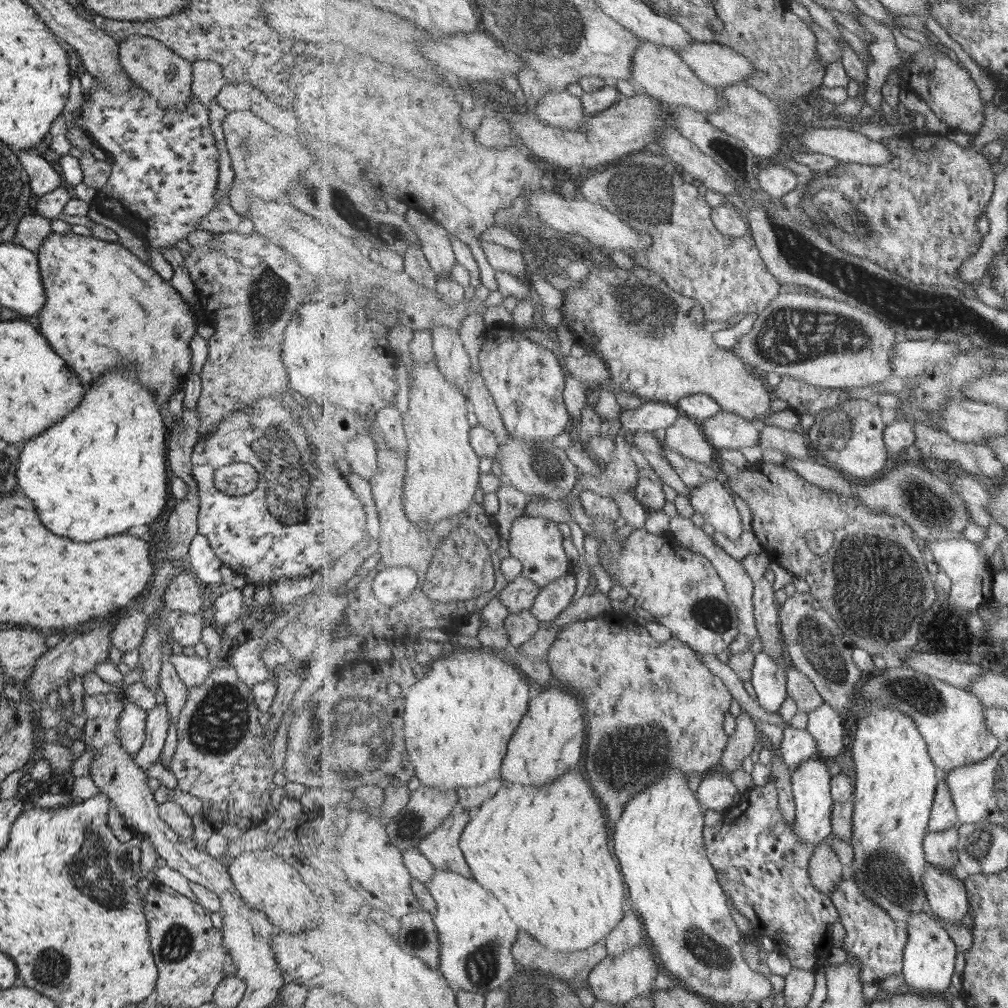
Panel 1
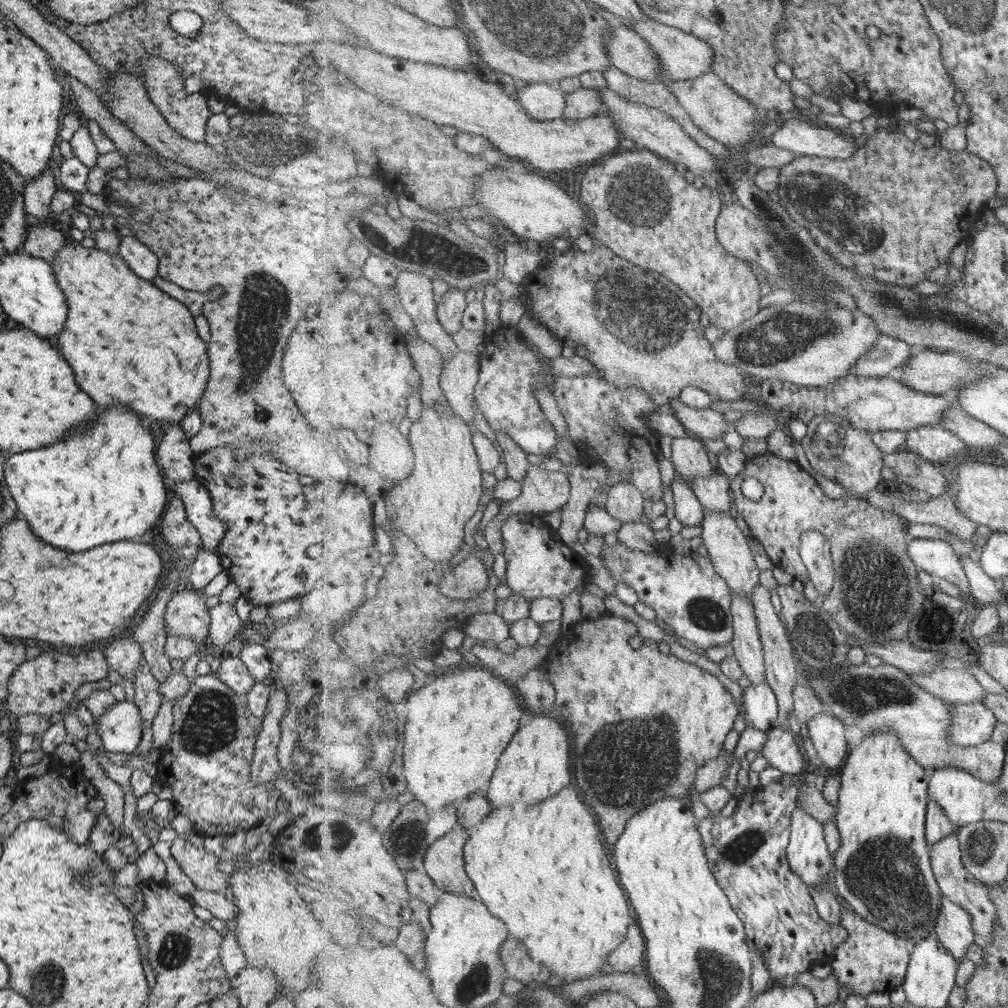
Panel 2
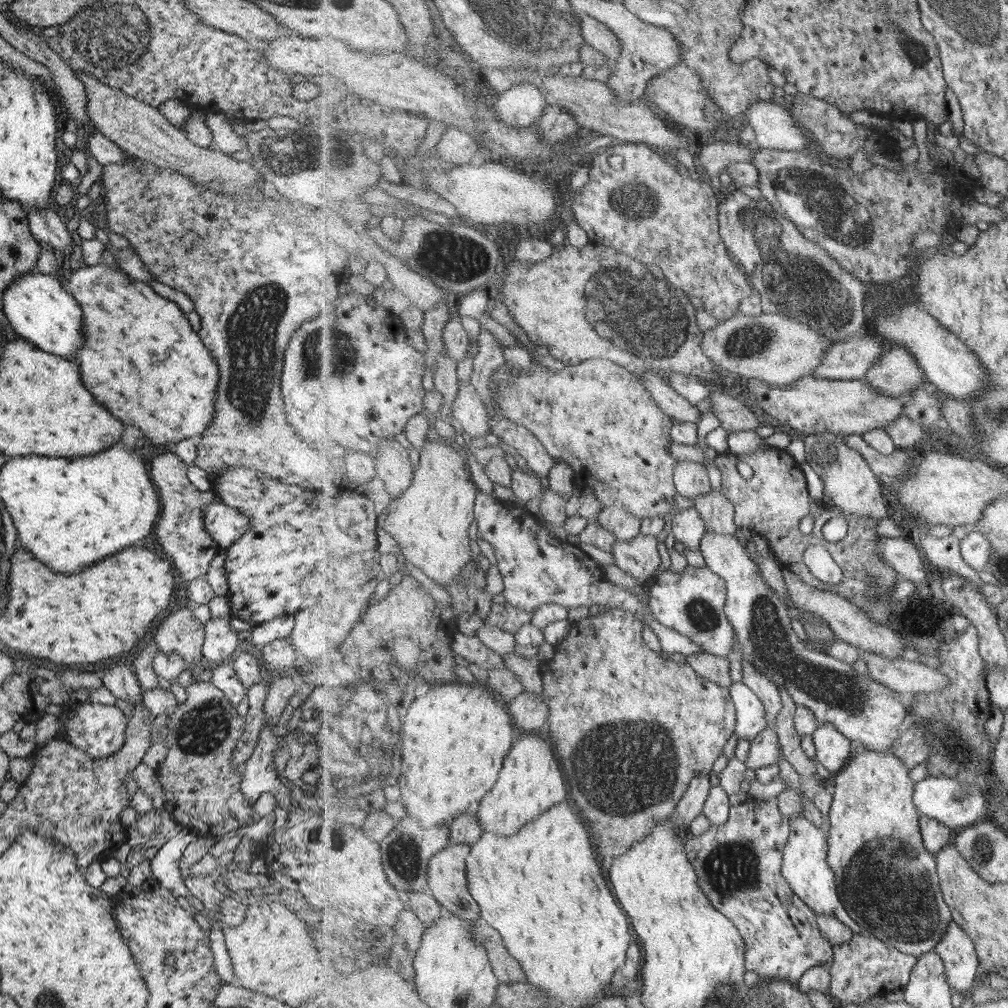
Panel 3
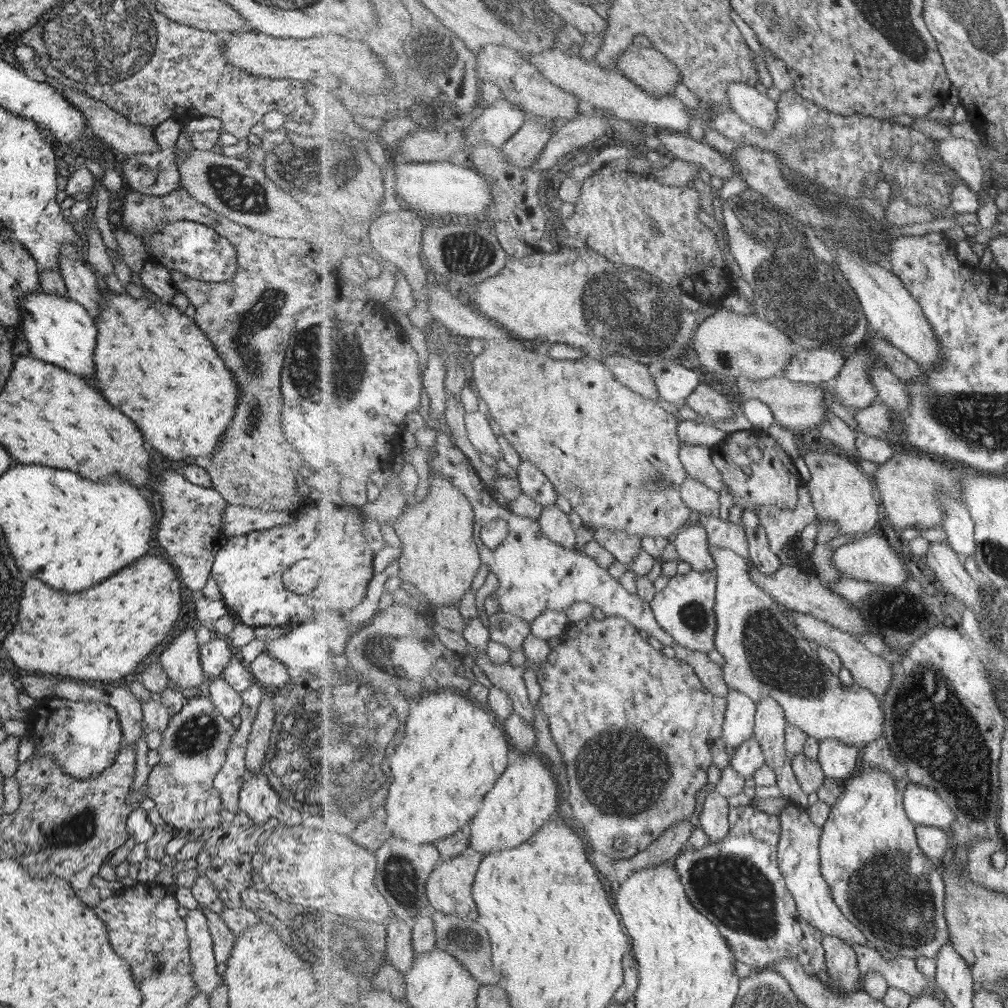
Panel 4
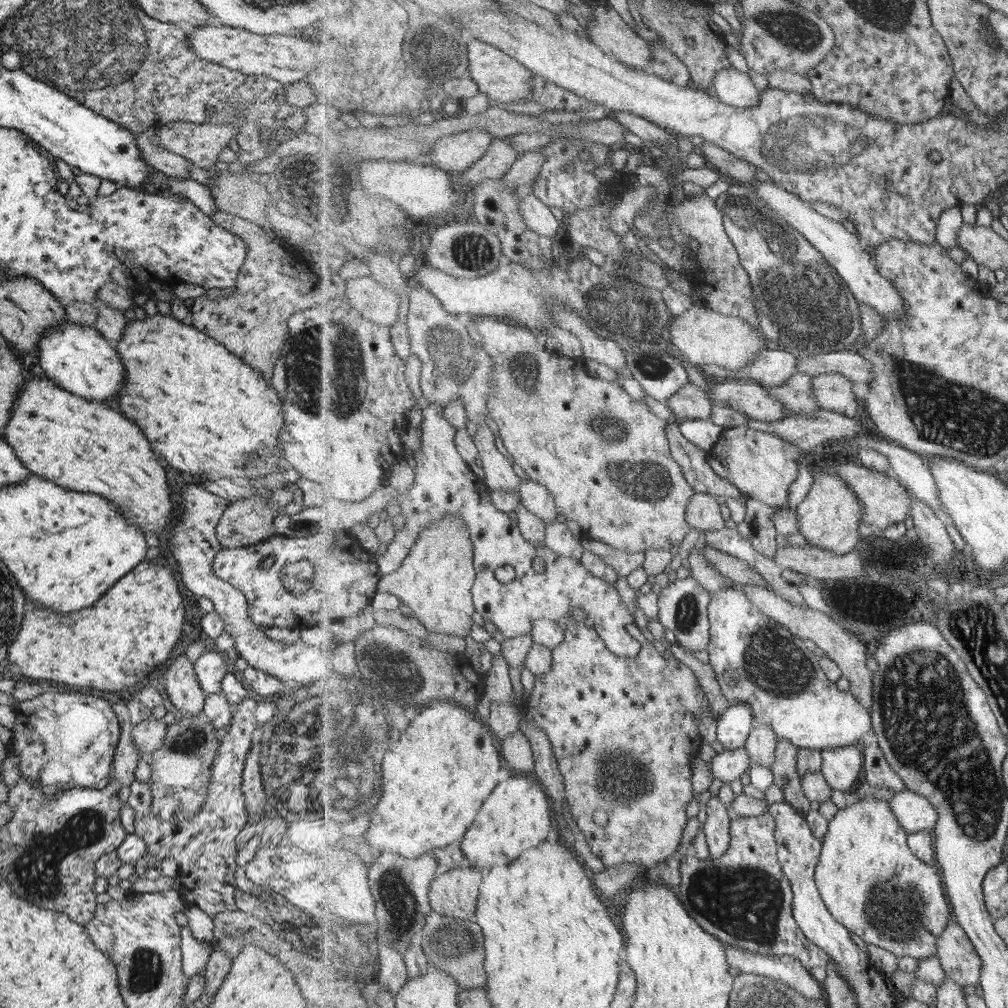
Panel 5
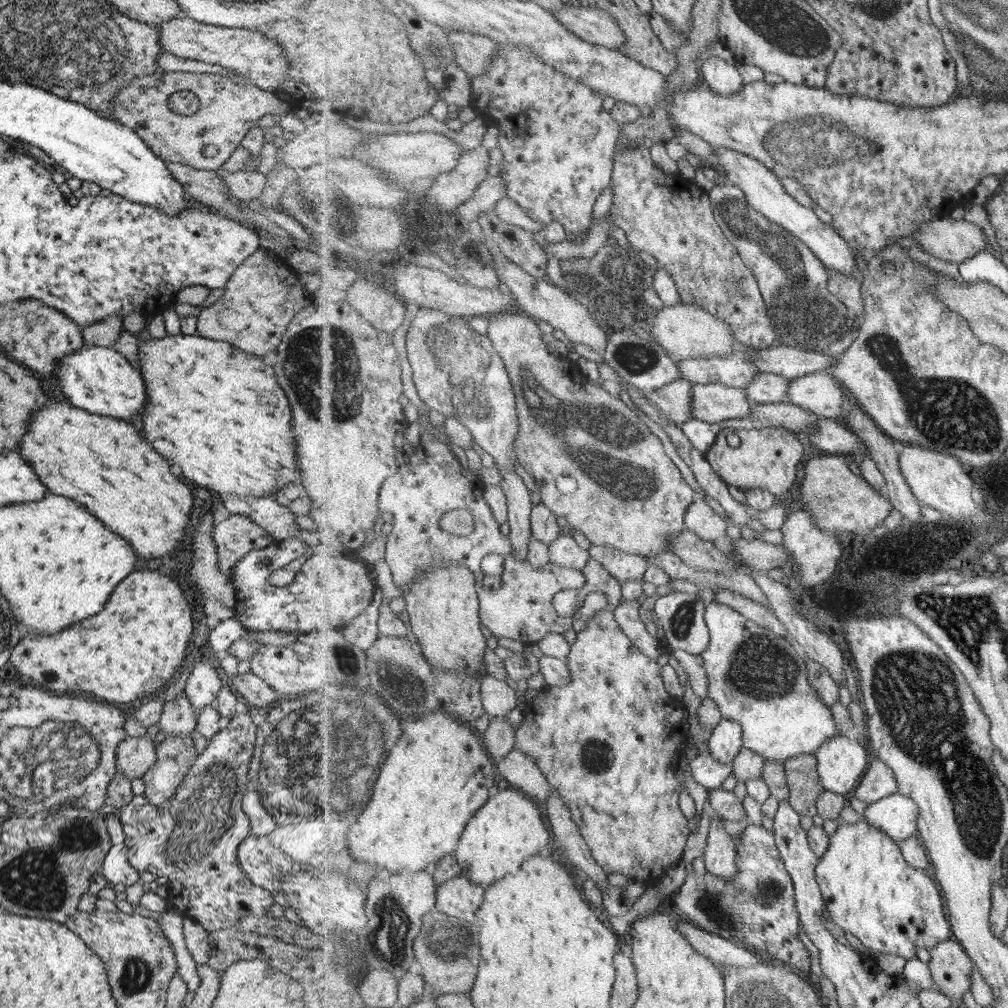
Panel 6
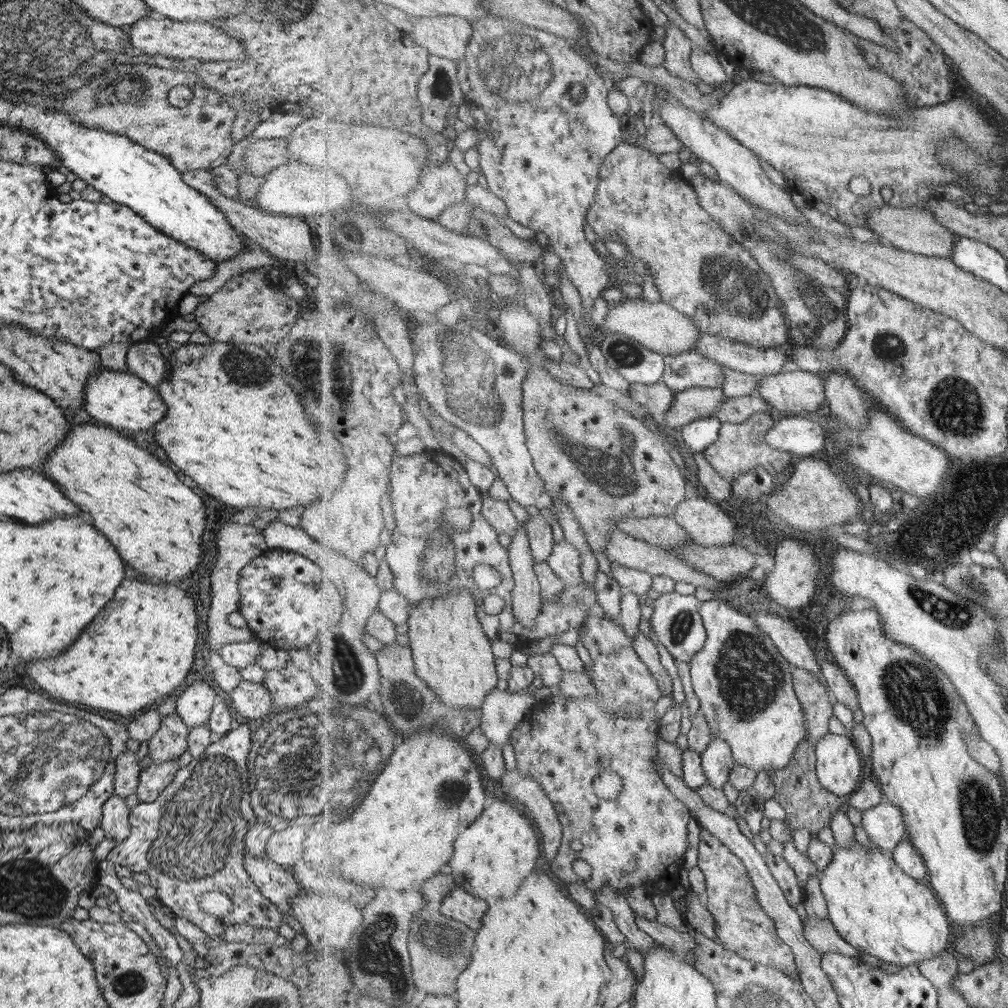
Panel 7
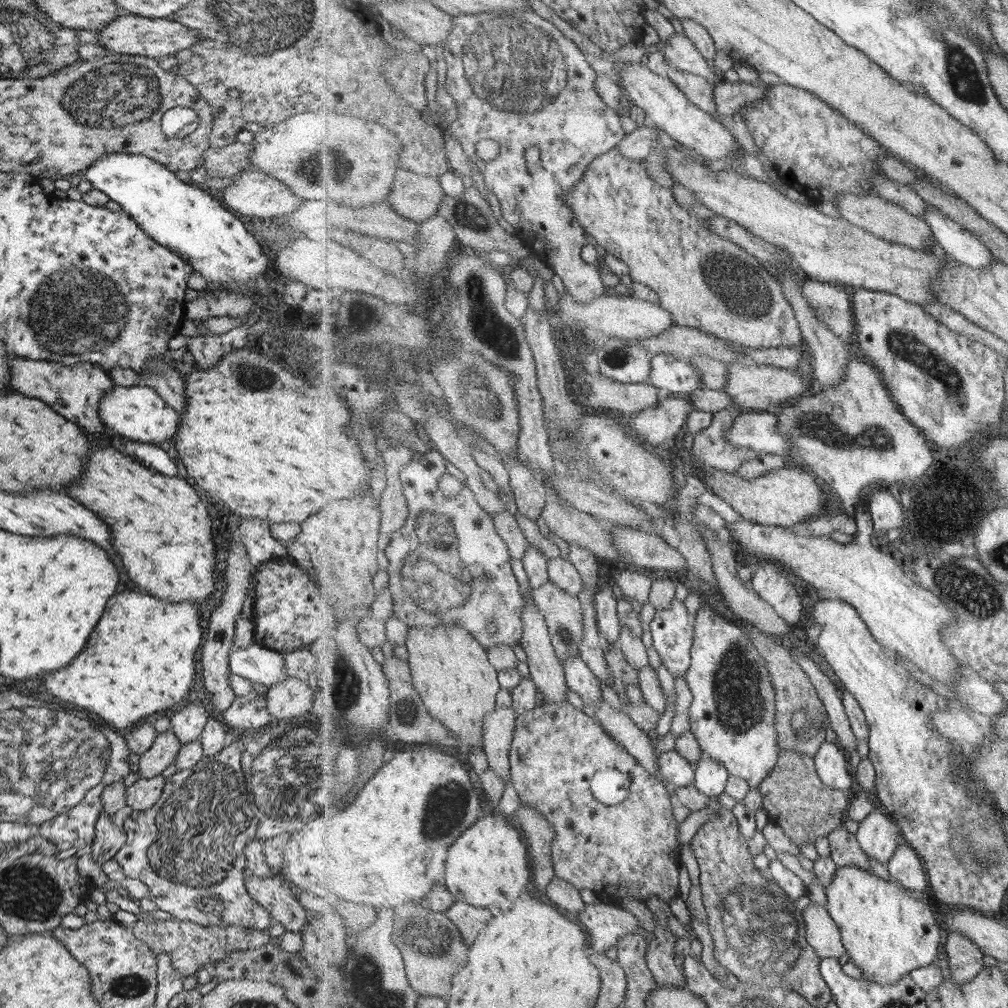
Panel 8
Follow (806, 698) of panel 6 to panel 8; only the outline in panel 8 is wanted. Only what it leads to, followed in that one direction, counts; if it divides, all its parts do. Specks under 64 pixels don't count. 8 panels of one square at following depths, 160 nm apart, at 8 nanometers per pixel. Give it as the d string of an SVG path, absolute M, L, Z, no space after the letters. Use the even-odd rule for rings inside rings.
M707 603L697 611L694 625L696 637L692 646L692 665L685 674L694 694L691 731L697 735L705 756L723 763L731 775L747 780L751 789L759 788L775 768L781 753L776 728L778 694L770 677L767 659L743 627L736 626L732 619L723 618Z

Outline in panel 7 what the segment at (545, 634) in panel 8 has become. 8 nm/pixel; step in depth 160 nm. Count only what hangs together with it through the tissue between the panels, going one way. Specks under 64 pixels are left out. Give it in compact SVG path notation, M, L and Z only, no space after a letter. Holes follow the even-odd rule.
M520 525L516 535L511 538L511 544L508 548L508 555L510 556L510 565L516 581L516 588L512 591L514 600L514 613L520 620L522 625L527 628L535 628L536 620L541 614L543 598L541 584L538 580L538 575L535 571L535 557L531 550L530 536L526 525Z

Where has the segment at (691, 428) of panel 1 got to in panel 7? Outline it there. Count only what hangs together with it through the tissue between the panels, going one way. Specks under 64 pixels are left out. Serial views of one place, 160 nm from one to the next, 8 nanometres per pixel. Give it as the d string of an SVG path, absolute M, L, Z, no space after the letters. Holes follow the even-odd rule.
M703 495L681 503L674 517L698 545L724 547L735 543L734 520L725 514L721 503Z

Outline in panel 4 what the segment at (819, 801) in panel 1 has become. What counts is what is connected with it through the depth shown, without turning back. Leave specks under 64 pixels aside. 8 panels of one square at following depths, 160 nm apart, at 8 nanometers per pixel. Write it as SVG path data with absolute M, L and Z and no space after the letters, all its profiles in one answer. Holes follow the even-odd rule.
M788 806L779 814L781 819L782 835L778 846L778 858L780 869L785 877L788 889L796 899L797 910L800 911L802 919L815 928L821 930L822 934L829 934L835 938L841 938L841 942L847 942L851 946L859 943L865 944L868 940L839 910L839 906L833 898L831 887L822 873L820 840L824 829L817 826L810 817L807 809Z

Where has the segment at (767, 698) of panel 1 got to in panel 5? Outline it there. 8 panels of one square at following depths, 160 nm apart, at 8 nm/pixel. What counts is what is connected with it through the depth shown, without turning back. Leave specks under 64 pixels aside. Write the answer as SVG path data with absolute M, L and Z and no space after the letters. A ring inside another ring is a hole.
M749 703L730 705L718 719L718 741L725 750L746 746L754 730L754 710Z

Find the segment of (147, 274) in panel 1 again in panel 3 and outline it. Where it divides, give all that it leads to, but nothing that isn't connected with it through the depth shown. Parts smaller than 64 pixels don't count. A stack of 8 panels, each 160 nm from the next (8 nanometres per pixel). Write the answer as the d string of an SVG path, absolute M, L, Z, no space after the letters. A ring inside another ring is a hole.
M102 262L94 265L81 265L77 269L70 269L69 278L67 278L67 286L65 290L68 291L69 296L77 301L81 309L82 326L83 326L83 342L80 349L74 354L72 360L78 366L79 374L83 378L83 386L93 394L95 402L101 402L101 406L105 406L105 410L109 410L109 414L113 414L117 420L121 420L123 424L133 424L137 426L139 431L143 434L143 440L150 441L153 445L166 446L172 442L174 444L181 444L181 440L185 438L197 438L203 434L205 428L209 426L208 422L211 420L213 414L213 401L215 396L215 389L217 384L217 365L215 359L209 354L205 345L201 342L199 335L191 329L187 323L186 314L183 313L175 303L159 297L149 283L143 283L131 279L124 275L121 271L115 270Z

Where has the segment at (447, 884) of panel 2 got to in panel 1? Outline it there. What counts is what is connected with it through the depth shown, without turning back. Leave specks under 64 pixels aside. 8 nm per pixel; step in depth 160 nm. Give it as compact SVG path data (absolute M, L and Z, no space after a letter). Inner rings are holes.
M456 809L418 846L436 869L474 876L460 845L469 820L467 809Z

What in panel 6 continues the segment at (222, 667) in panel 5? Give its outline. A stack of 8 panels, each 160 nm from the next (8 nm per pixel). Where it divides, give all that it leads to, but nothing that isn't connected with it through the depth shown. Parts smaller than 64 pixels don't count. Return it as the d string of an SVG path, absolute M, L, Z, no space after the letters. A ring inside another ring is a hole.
M207 659L194 662L185 680L183 692L196 713L204 706L214 705L220 686L224 683L219 680L215 664Z

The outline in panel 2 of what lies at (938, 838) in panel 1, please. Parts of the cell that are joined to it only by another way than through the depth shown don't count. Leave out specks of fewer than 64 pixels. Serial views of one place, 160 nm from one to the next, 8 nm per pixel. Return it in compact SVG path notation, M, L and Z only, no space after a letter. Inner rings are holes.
M957 831L953 834L946 836L931 844L932 849L932 869L936 875L937 882L941 886L942 894L947 898L950 898L953 902L957 903L957 906L961 906L961 909L968 911L968 914L972 916L972 926L975 932L976 945L981 948L987 948L991 946L991 942L995 940L995 932L997 932L997 910L995 903L992 901L992 895L990 887L975 878L964 865L962 858L962 850L960 847L960 838Z

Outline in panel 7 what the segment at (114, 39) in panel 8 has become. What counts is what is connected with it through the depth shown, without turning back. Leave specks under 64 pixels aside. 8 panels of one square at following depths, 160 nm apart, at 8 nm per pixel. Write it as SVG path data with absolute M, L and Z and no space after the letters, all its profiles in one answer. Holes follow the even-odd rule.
M154 15L138 19L131 26L126 26L128 42L139 53L157 54L165 58L185 60L187 62L198 59L205 62L214 60L238 60L246 54L244 44L235 37L228 35L219 27L214 27L207 21L173 21Z

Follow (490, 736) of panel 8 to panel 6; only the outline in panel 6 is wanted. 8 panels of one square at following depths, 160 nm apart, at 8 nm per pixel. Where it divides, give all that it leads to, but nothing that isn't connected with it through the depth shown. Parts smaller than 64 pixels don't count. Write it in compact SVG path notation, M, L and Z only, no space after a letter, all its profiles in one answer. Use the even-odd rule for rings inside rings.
M490 675L483 676L481 681L482 701L490 721L495 717L505 717L517 706L515 690L507 682Z

